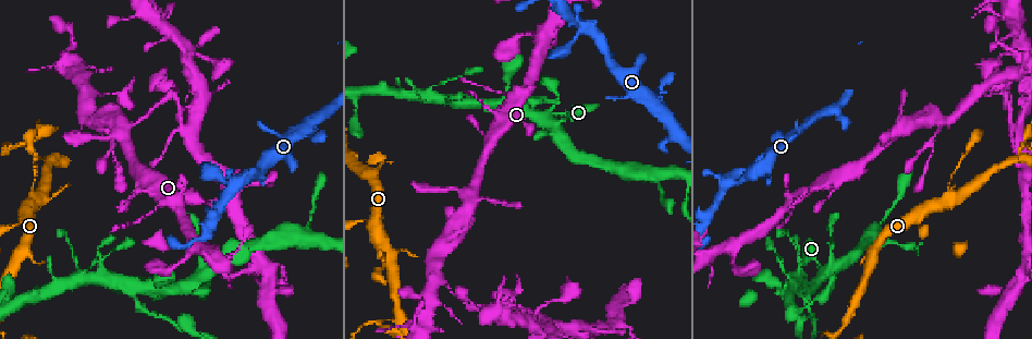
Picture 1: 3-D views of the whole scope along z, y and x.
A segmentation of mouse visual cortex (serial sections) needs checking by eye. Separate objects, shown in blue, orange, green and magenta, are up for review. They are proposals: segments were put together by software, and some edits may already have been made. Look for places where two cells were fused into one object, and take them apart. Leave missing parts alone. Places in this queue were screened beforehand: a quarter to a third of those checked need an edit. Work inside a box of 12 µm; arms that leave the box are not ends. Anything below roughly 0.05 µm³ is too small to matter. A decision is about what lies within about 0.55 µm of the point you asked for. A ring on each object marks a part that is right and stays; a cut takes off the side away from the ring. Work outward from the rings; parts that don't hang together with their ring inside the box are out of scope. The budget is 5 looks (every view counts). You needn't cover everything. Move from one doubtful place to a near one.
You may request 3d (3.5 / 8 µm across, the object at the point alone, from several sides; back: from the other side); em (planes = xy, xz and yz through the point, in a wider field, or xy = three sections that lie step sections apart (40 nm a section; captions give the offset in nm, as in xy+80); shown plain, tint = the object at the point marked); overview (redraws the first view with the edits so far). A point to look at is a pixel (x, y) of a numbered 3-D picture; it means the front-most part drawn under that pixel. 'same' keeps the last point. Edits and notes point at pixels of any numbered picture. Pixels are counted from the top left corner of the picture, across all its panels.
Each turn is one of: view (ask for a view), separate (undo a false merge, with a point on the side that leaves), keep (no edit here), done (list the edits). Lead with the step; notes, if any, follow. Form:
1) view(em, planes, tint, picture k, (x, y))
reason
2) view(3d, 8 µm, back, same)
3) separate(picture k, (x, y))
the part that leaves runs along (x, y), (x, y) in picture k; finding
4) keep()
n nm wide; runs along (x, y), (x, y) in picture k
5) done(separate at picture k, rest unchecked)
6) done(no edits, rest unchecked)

view(3d, 3.5 µm, picture 1, (209, 272))
sharp bend

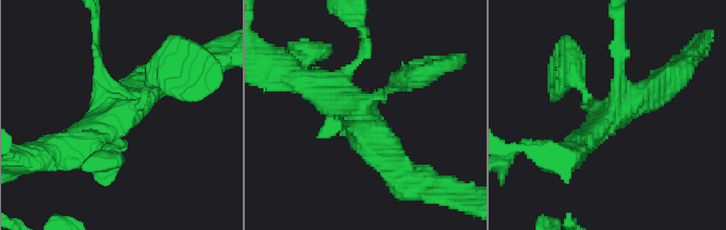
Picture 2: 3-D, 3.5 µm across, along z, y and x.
keep()
arms of 200, 250, 350, 400 nm; runs along (164, 68), (138, 105), (58, 145) in picture 2; all the same cell

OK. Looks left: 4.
view(3d, 3.5 µm, picture 1, (802, 296))
sharp bend

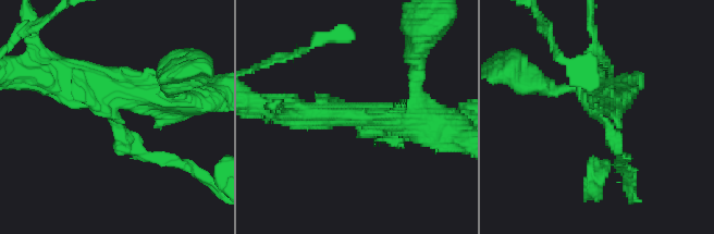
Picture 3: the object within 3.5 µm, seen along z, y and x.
view(em, xy, step 3, tint, picture 3, (595, 114))
3 arms; arms of 150, 400, 450 nm

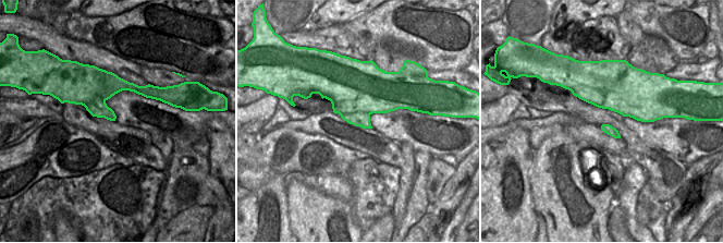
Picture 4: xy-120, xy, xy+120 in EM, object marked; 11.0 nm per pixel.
separate(picture 3, (613, 145))
the part that leaves runs along (595, 112), (624, 162) in picture 3; two cells meet here

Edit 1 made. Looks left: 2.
done(separate at picture 3, rest unchecked)

